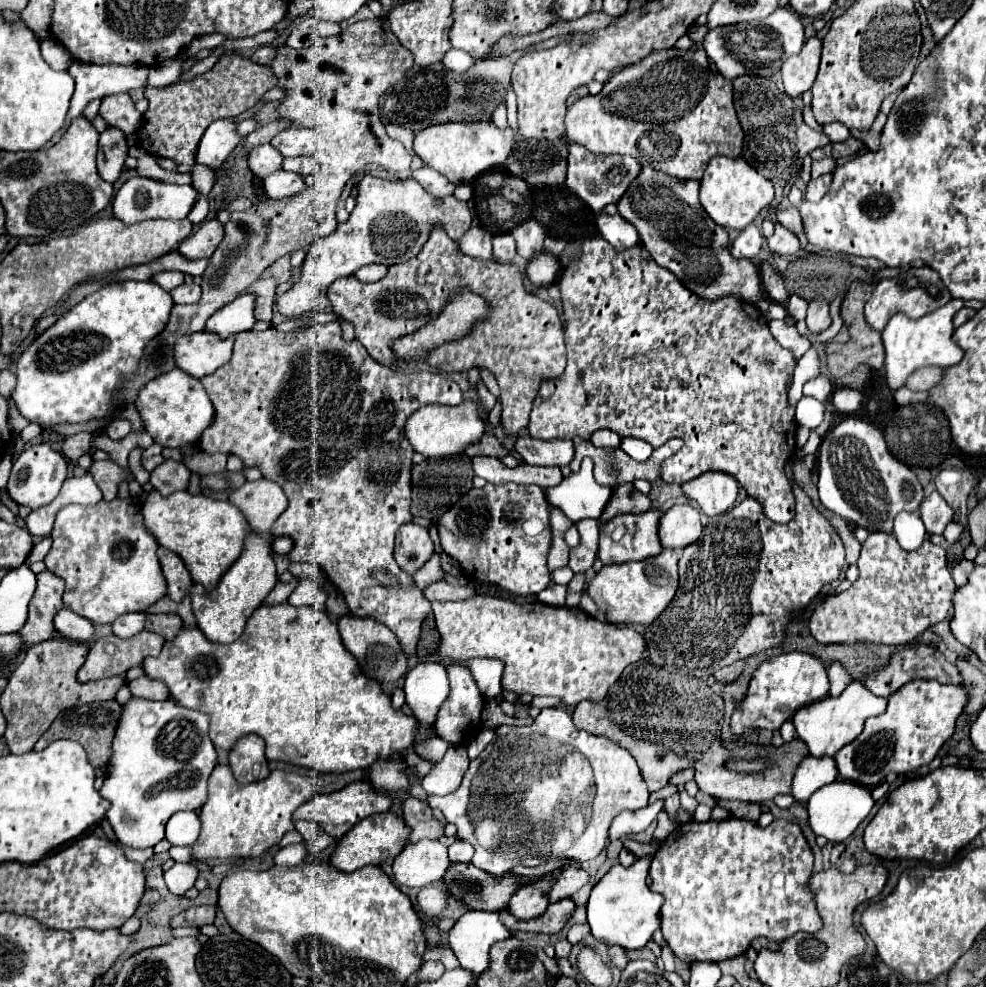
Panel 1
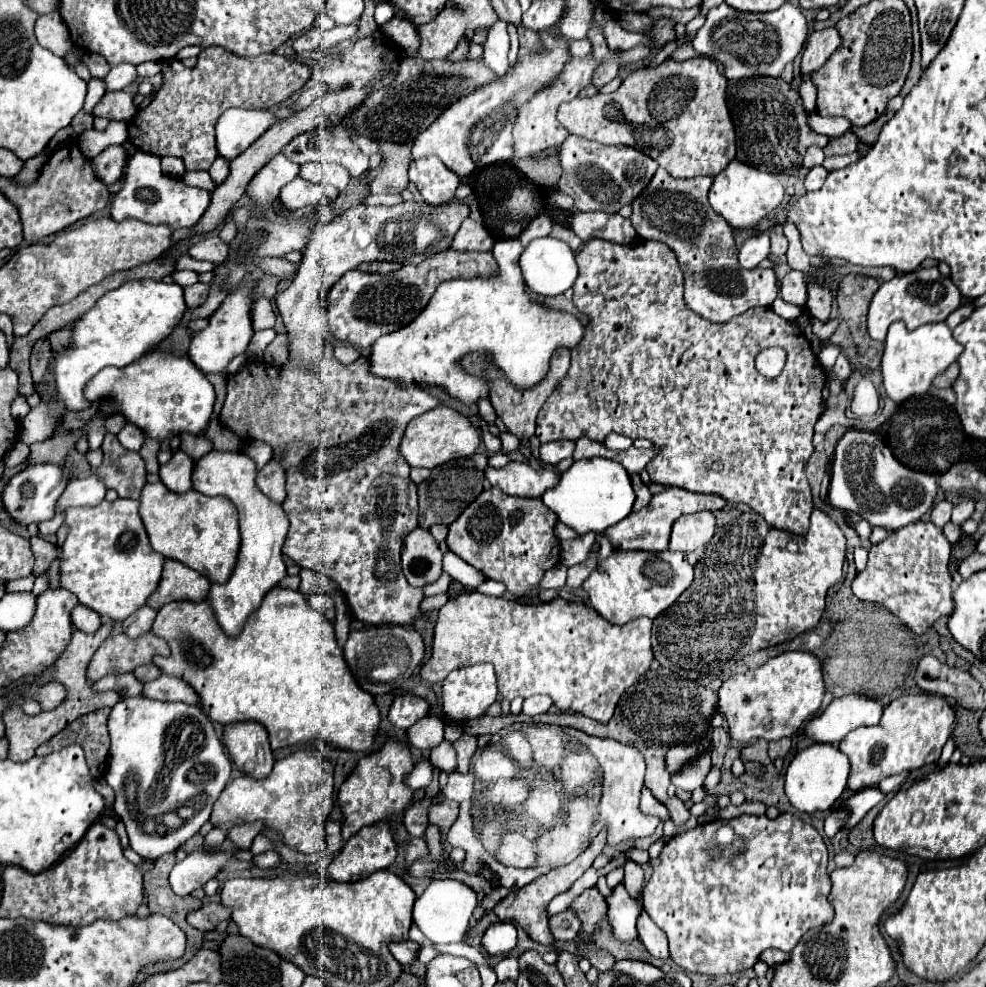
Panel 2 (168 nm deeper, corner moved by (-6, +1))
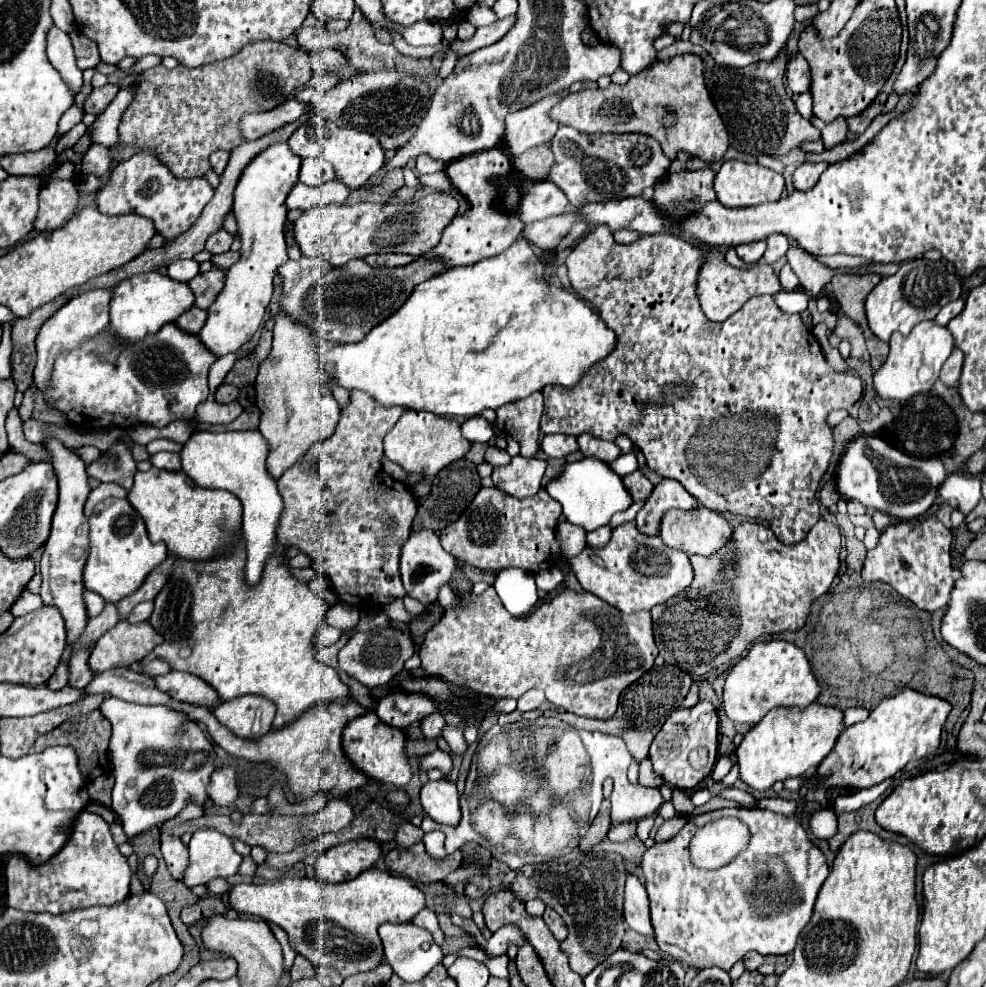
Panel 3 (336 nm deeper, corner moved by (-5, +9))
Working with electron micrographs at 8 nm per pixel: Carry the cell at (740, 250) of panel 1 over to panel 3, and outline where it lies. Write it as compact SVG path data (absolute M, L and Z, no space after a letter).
M761 239L761 241L753 241L751 245L737 245L735 251L737 251L737 255L739 255L745 263L755 263L755 261L759 261L759 259L763 257L763 253L765 253L765 241Z

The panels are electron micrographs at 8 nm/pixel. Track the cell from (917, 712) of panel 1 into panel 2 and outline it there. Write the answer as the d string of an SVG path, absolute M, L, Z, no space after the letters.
M922 693L896 697L890 705L884 707L878 725L854 729L840 741L840 751L850 759L852 765L848 789L856 793L868 787L878 787L878 783L886 777L910 769L920 769L938 761L944 743L950 739L954 719L954 709L942 695Z

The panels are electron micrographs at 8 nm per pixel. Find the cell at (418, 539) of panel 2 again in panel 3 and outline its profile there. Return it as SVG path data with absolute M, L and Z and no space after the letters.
M421 529L421 531L413 531L409 535L409 539L405 541L405 545L401 549L401 581L403 581L409 597L415 597L425 605L435 601L437 589L449 581L453 571L455 571L453 557L441 547L439 537L433 531Z

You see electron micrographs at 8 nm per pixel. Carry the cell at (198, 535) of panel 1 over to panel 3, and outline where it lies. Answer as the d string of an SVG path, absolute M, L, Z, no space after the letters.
M151 467L147 473L137 471L127 499L143 517L149 539L153 543L165 543L169 553L181 559L209 561L209 557L219 557L235 543L241 531L239 499L229 491L199 487L183 471L169 473L157 467Z

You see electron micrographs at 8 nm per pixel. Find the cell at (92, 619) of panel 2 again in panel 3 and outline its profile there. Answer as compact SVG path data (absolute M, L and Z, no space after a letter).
M85 591L83 593L83 601L85 601L85 607L87 607L87 615L89 617L97 617L103 611L103 607L105 607L105 601L101 601L101 597L97 597L97 593Z

